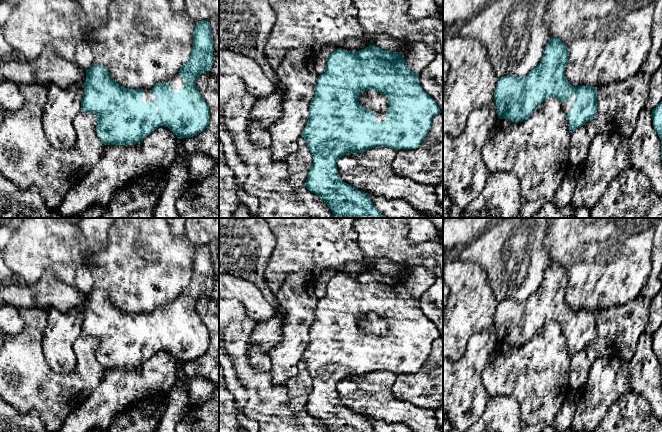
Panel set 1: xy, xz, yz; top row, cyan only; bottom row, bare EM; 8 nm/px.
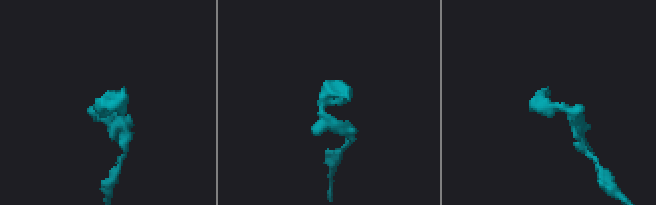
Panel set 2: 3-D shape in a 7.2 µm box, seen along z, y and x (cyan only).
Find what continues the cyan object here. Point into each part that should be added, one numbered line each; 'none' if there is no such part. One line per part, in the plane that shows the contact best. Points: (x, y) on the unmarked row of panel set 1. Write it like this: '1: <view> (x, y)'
1: yz (566, 330)

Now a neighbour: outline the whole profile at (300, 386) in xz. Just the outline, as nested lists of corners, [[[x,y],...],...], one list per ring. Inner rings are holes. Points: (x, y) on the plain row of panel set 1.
[[[300,361],[298,369],[298,374],[285,383],[285,386],[289,390],[291,409],[295,412],[305,409],[308,396],[313,388],[312,377],[310,376],[307,365],[303,361]]]

